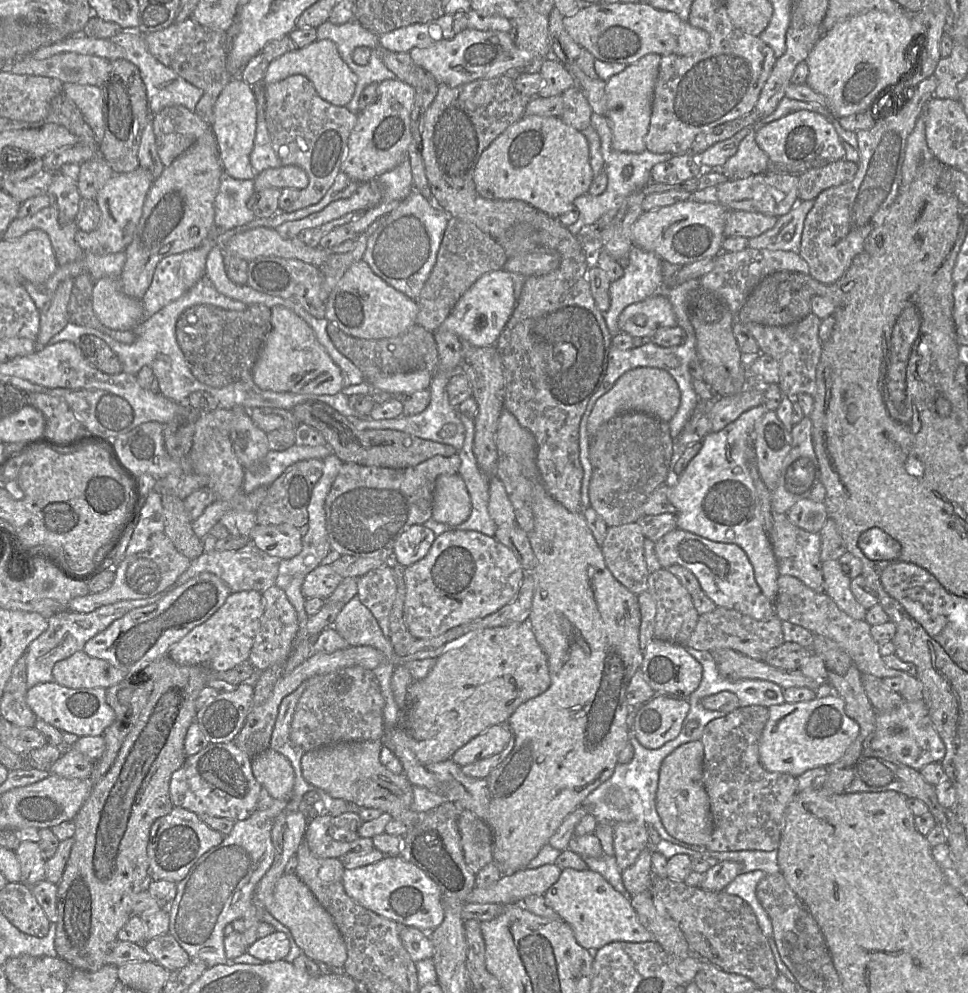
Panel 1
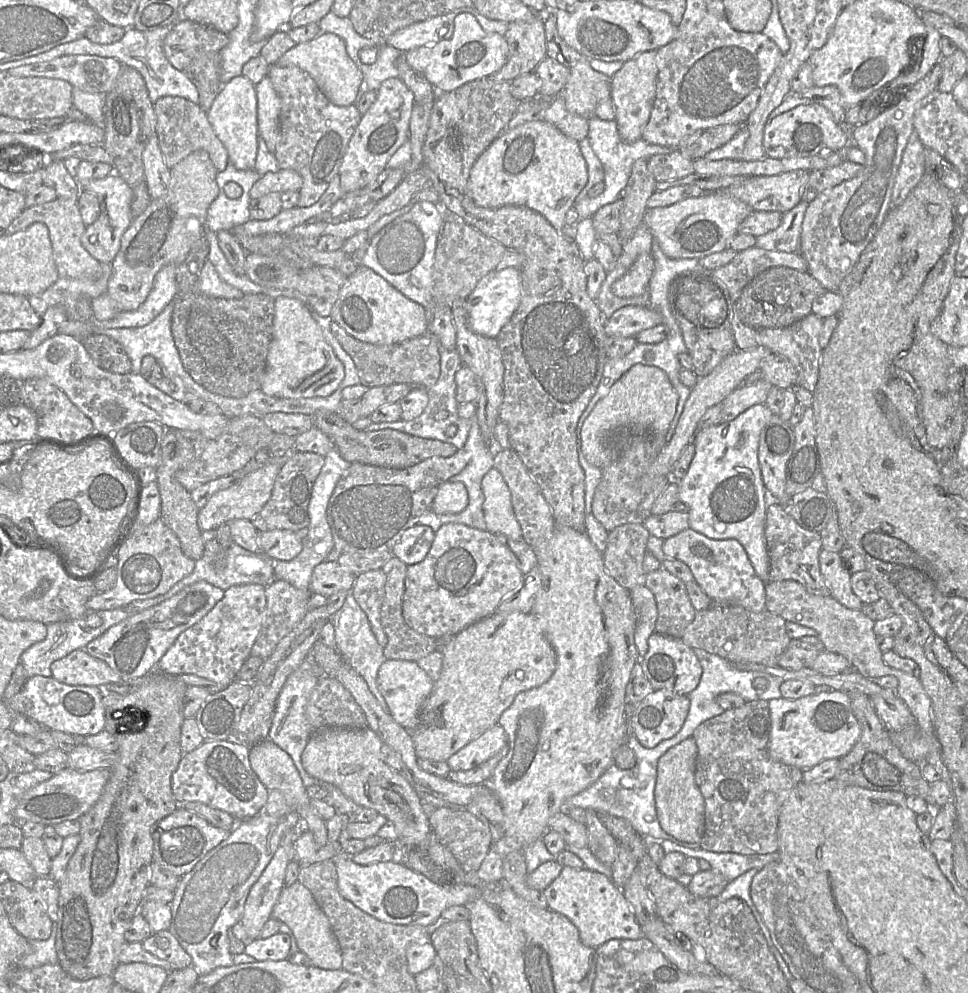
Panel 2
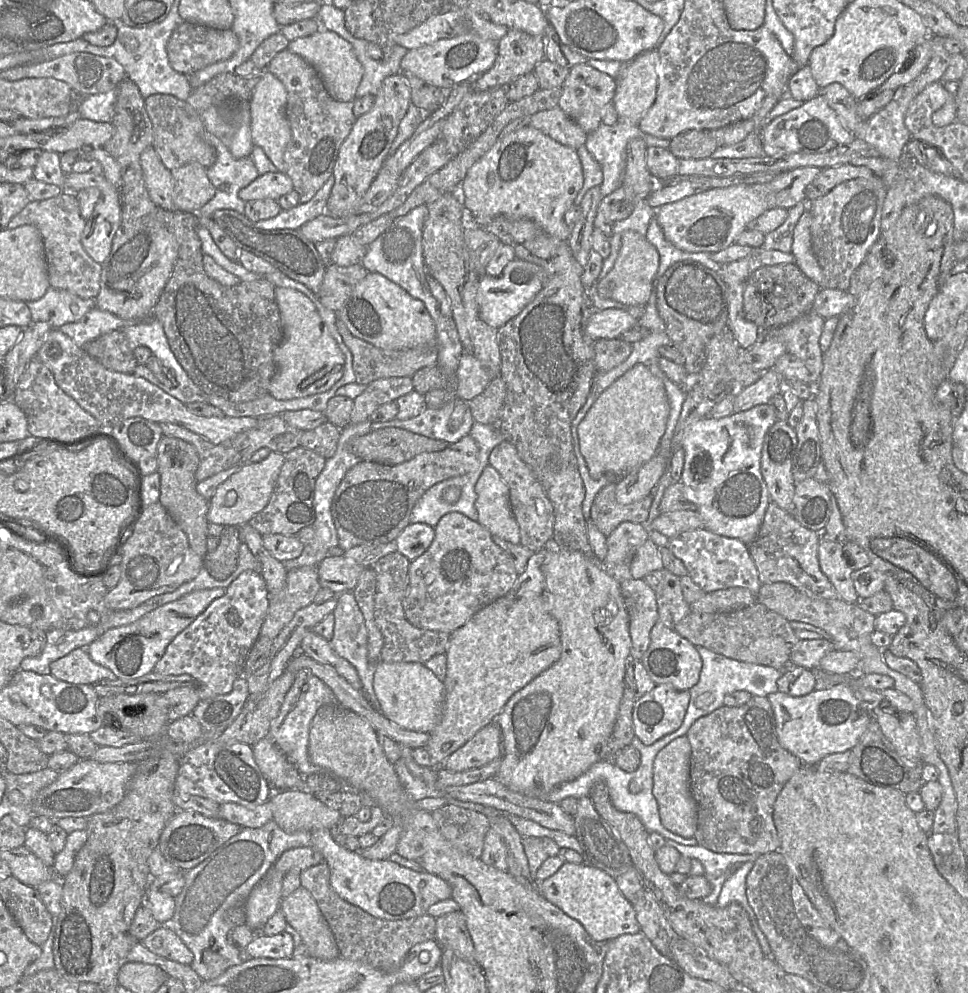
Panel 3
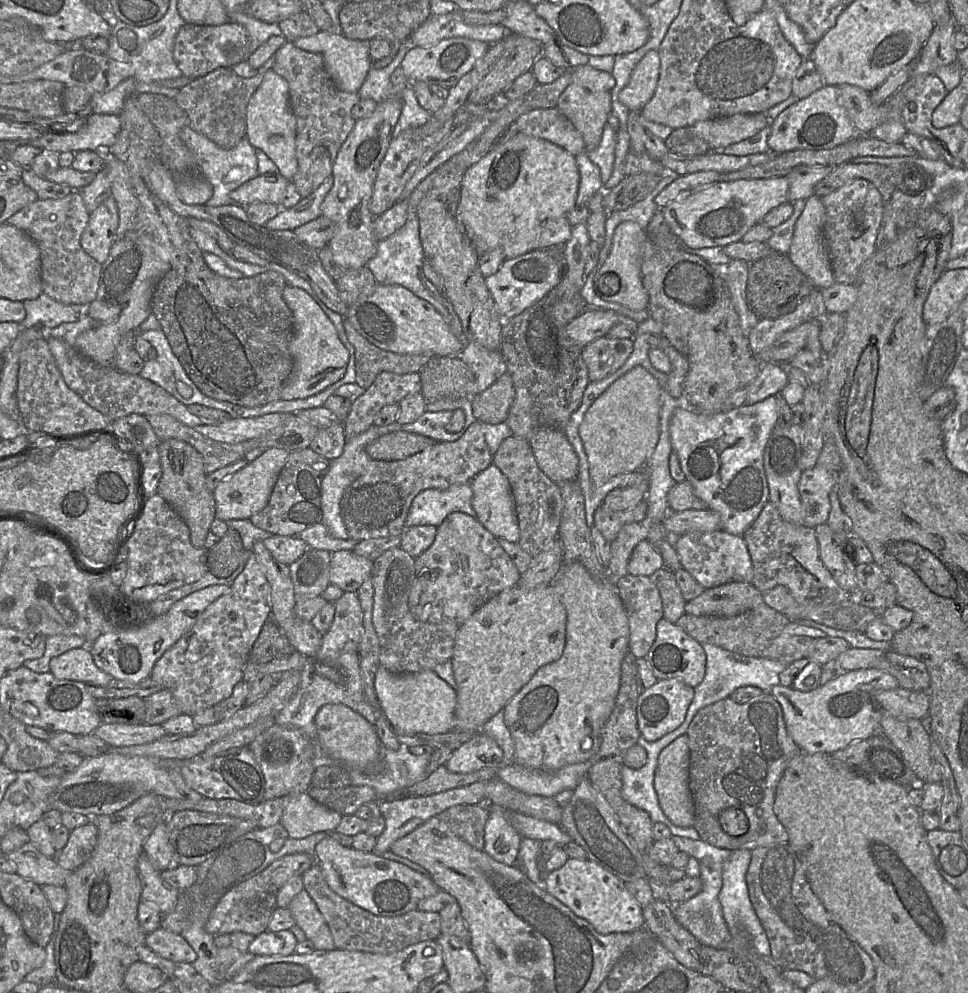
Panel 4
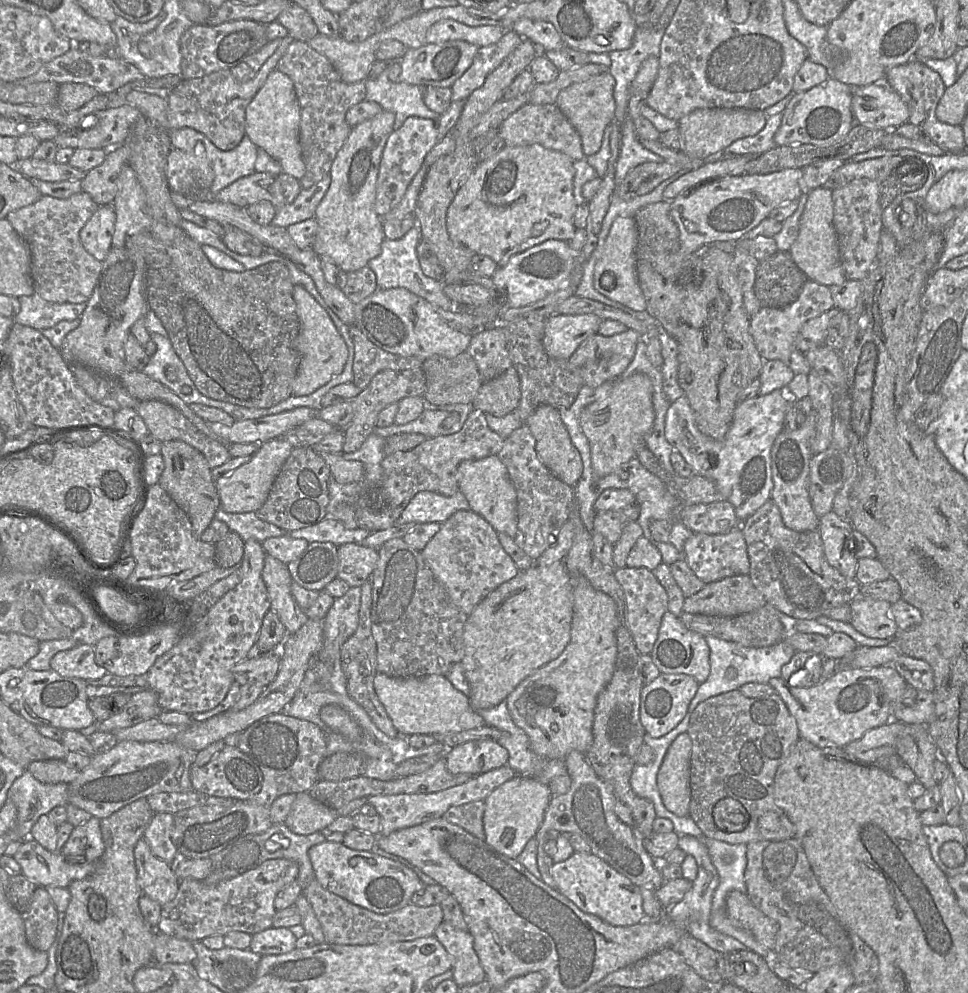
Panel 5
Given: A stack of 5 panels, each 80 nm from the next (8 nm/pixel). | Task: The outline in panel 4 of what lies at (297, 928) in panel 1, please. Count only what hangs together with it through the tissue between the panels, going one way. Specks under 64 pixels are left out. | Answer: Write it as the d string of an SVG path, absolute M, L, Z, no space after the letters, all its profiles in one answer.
M306 890L300 891L287 908L315 950L329 951L336 948L325 919Z

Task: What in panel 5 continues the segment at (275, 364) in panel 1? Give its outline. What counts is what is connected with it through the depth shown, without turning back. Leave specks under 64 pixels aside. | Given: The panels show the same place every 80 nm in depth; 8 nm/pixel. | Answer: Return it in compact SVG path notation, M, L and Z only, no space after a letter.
M294 285L293 298L299 319L299 333L295 340L295 348L300 356L300 363L293 382L292 395L305 396L313 393L343 371L348 349L328 313L305 288Z

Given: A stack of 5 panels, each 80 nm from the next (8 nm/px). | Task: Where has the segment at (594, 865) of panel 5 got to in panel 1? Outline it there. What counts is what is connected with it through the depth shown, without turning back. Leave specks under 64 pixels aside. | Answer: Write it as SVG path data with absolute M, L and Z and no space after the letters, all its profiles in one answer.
M572 868L561 870L561 874L543 894L545 903L572 929L577 943L592 952L612 942L654 942L654 936L644 928L631 905L630 898L616 891L599 873L589 869L578 871Z

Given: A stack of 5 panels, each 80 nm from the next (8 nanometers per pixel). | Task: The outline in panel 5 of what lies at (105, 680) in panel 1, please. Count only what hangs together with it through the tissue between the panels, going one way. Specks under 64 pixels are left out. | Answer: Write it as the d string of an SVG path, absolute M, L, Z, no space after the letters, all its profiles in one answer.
M88 644L59 651L52 657L50 668L63 677L85 681L98 680L108 673L96 663L94 646Z

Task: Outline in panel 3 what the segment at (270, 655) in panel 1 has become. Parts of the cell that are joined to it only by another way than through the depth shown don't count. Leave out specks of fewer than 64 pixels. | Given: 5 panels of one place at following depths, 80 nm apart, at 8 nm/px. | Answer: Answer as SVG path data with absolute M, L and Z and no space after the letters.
M317 566L289 570L284 588L277 594L268 591L269 607L259 637L273 641L299 609L314 601L320 589Z

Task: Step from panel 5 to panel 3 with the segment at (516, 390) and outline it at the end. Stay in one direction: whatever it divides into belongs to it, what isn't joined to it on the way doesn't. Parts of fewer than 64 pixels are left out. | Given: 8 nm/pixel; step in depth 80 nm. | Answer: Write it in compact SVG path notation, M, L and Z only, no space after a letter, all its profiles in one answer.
M501 376L491 379L485 390L468 402L474 421L498 425L506 396L506 385Z

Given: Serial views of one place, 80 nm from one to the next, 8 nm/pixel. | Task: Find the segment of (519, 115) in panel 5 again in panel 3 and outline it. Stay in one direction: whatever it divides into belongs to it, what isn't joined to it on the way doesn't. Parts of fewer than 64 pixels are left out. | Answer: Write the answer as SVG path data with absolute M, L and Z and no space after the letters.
M558 106L530 116L533 127L563 146L579 149L585 145L588 134Z

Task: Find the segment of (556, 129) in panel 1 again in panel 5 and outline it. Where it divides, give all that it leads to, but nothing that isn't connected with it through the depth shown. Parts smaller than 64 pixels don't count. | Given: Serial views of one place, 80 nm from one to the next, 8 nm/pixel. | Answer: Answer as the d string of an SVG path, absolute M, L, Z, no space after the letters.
M539 144L504 146L495 156L476 165L462 183L447 211L447 230L457 243L475 254L492 258L499 267L509 259L547 240L569 242L575 236L574 161L564 153Z

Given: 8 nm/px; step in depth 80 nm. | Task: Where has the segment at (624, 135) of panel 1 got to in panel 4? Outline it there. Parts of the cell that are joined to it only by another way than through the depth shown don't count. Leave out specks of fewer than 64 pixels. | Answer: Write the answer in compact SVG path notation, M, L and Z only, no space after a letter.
M649 51L634 67L628 84L618 95L619 101L629 111L641 111L655 93L659 71L658 51Z

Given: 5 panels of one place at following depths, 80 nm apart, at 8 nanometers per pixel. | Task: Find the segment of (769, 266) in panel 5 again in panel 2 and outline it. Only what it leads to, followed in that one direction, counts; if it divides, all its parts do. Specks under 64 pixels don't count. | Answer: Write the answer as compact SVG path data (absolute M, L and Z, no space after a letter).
M784 266L770 267L744 287L736 301L736 310L740 320L753 329L786 328L812 313L814 300L826 292L808 271Z

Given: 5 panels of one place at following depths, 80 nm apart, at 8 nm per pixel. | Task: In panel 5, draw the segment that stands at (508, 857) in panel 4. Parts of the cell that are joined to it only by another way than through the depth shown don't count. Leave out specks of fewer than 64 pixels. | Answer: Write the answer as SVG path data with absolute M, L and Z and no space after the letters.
M517 775L505 782L484 800L485 842L503 855L517 859L543 823L551 798L549 785L536 778Z

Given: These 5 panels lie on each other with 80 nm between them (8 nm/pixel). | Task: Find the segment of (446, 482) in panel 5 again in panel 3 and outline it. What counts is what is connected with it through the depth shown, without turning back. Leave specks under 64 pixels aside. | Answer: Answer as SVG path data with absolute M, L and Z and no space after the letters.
M465 435L438 452L421 453L397 465L360 461L345 474L331 505L338 546L347 551L353 547L395 541L409 525L412 510L432 486L447 479L475 471L479 466L479 449L475 440Z

